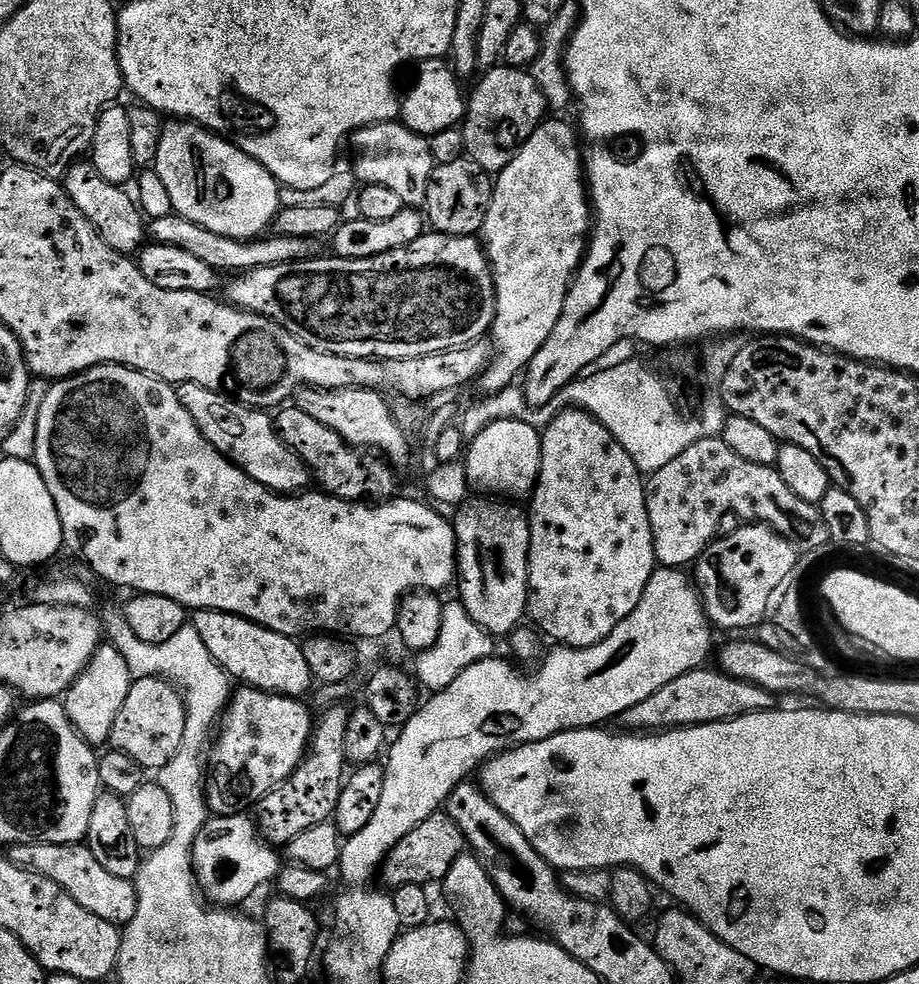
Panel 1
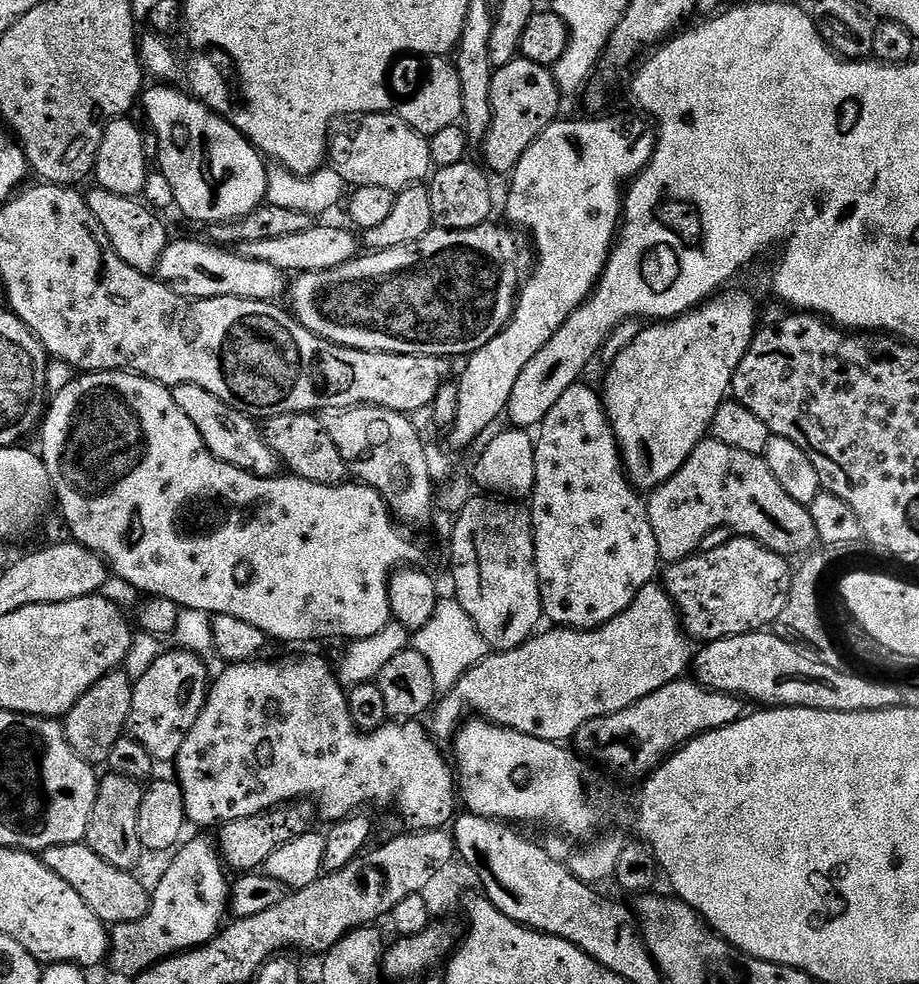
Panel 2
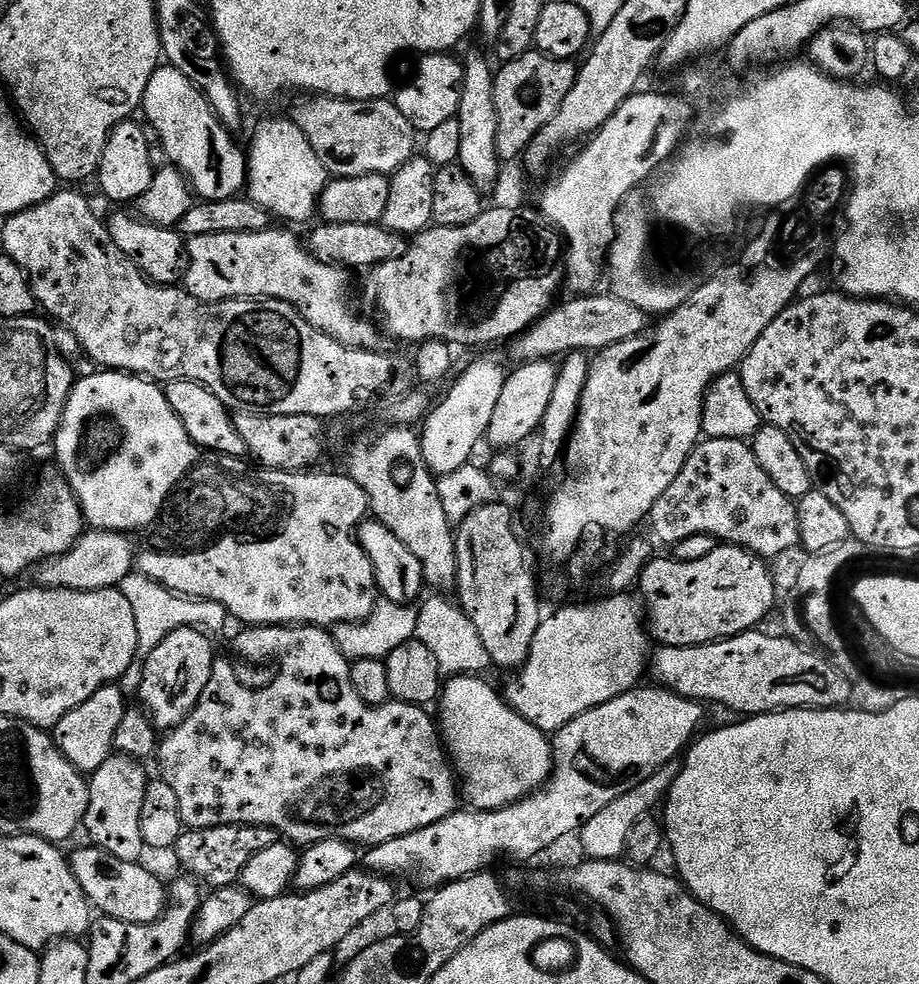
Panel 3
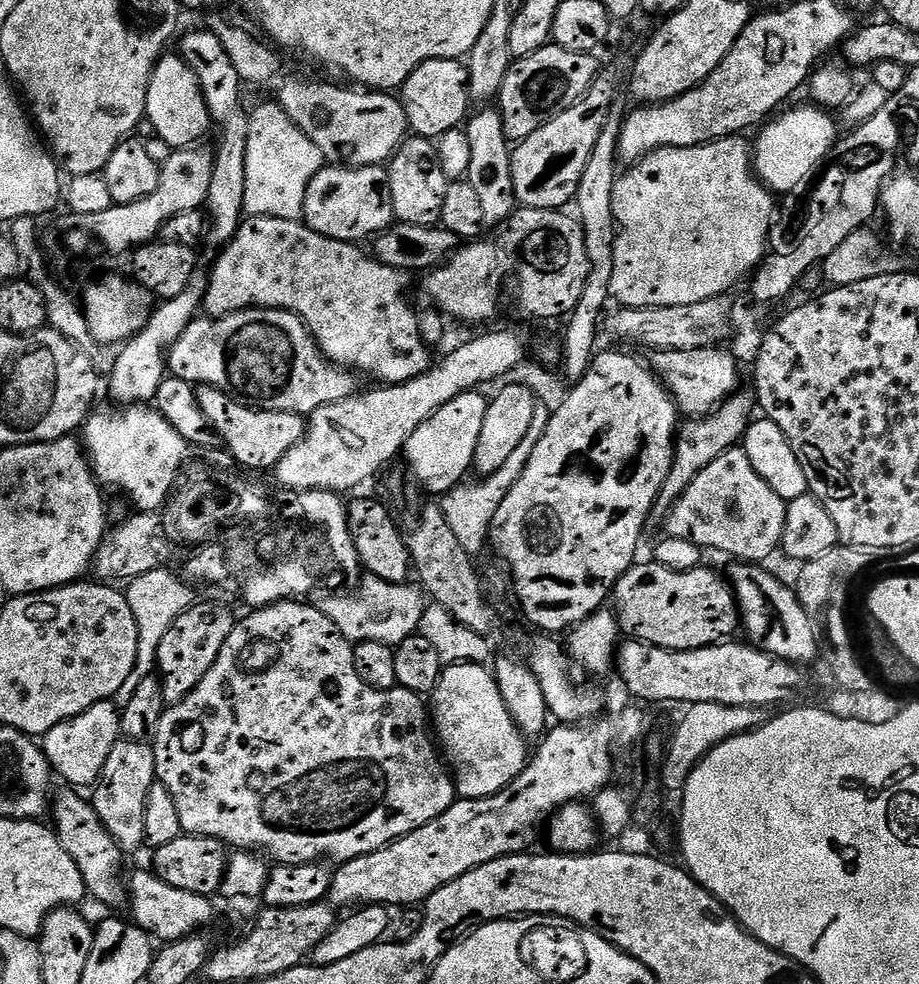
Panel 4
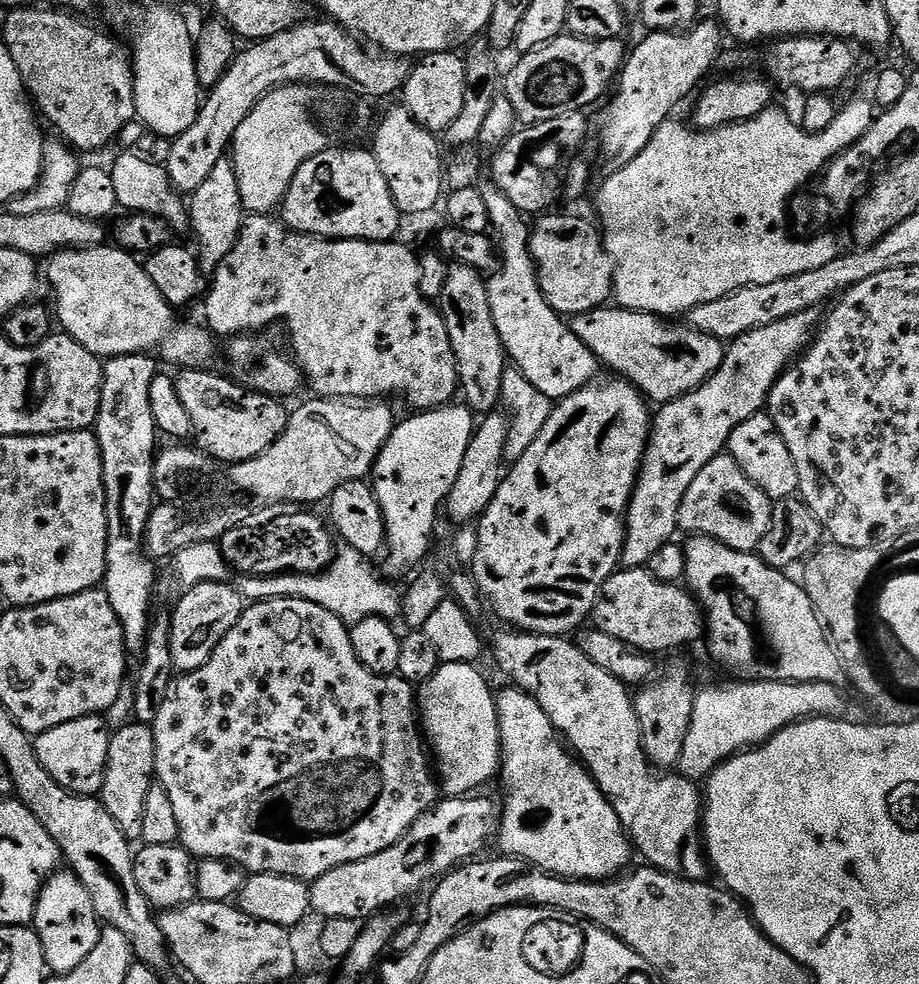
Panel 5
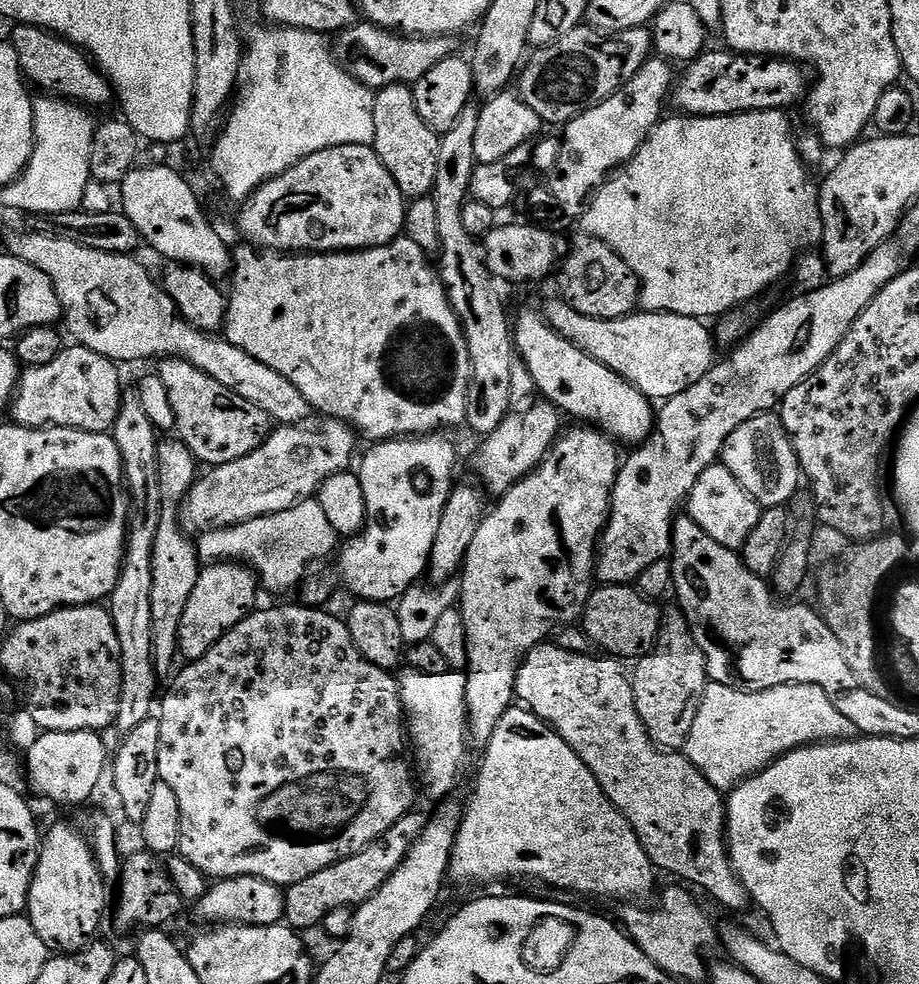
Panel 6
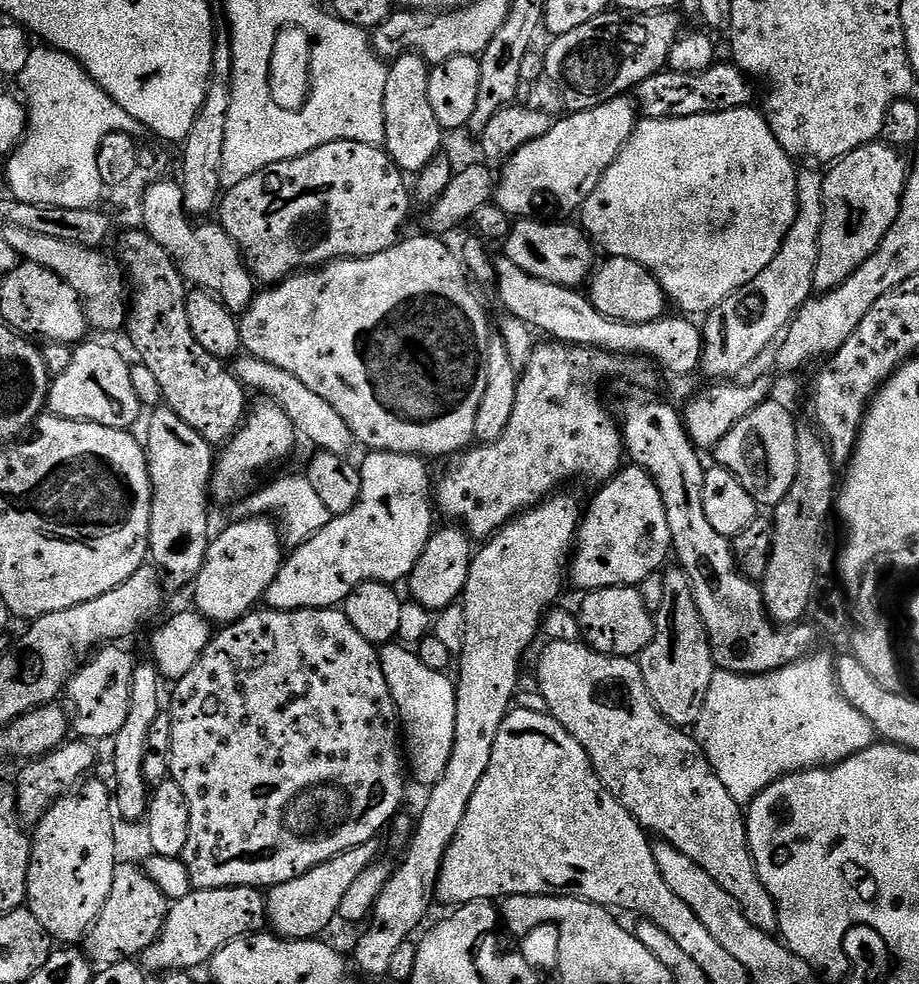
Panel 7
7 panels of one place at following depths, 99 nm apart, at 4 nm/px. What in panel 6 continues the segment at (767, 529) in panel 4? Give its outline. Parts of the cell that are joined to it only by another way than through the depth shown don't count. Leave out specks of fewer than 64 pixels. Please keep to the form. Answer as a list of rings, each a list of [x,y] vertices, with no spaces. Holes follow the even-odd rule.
[[[720,462],[702,470],[698,482],[694,482],[692,492],[686,499],[687,515],[691,516],[694,522],[698,522],[698,526],[702,526],[702,530],[706,530],[706,534],[710,534],[714,542],[733,550],[743,549],[746,538],[750,538],[750,530],[758,526],[761,511],[762,505]]]

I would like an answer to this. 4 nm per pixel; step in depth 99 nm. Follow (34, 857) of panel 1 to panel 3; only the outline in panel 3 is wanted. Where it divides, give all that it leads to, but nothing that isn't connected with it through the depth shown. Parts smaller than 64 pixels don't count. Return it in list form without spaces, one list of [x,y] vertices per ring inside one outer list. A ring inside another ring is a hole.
[[[95,846],[80,848],[71,853],[70,863],[78,886],[86,894],[88,903],[101,917],[131,924],[152,924],[170,904],[170,892],[154,873],[140,862],[122,862],[114,854]]]

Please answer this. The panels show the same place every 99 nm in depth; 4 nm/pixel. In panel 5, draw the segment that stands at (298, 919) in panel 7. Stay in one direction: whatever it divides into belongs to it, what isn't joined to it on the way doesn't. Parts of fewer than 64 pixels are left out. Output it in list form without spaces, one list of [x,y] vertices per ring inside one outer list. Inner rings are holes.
[[[476,794],[471,798],[441,799],[433,804],[430,811],[423,812],[414,822],[414,826],[410,826],[406,830],[406,834],[402,834],[402,838],[398,838],[398,842],[394,842],[394,846],[390,846],[378,854],[370,854],[370,858],[362,858],[358,862],[350,862],[349,864],[340,864],[334,870],[330,870],[319,876],[318,879],[311,881],[309,887],[311,911],[315,914],[317,912],[324,920],[350,918],[364,922],[385,910],[391,909],[388,908],[391,904],[406,899],[411,892],[418,891],[427,880],[439,881],[461,862],[475,861],[483,853],[480,851],[491,840],[493,843],[500,826],[500,808],[497,801],[495,804],[494,801],[487,800],[486,797],[480,795],[484,794]]]

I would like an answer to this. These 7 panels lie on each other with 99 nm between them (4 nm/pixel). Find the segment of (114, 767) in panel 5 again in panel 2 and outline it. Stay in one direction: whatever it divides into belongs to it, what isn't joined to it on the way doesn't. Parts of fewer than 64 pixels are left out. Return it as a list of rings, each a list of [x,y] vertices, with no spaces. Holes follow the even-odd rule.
[[[117,772],[107,775],[101,775],[96,785],[94,810],[90,814],[86,843],[90,850],[94,850],[94,854],[98,854],[98,858],[106,858],[110,866],[118,866],[118,870],[132,872],[139,866],[140,859],[145,859],[146,856],[138,838],[138,806],[142,806],[145,785]]]

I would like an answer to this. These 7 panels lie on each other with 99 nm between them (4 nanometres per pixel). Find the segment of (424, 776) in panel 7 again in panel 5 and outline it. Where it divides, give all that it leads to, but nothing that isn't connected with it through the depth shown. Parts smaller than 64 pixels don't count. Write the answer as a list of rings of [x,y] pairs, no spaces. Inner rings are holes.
[[[441,664],[440,669],[418,688],[418,720],[422,725],[423,735],[434,753],[439,791],[448,798],[464,798],[483,789],[480,787],[491,776],[495,777],[502,767],[500,719],[496,713],[496,696],[478,669],[476,664]]]

